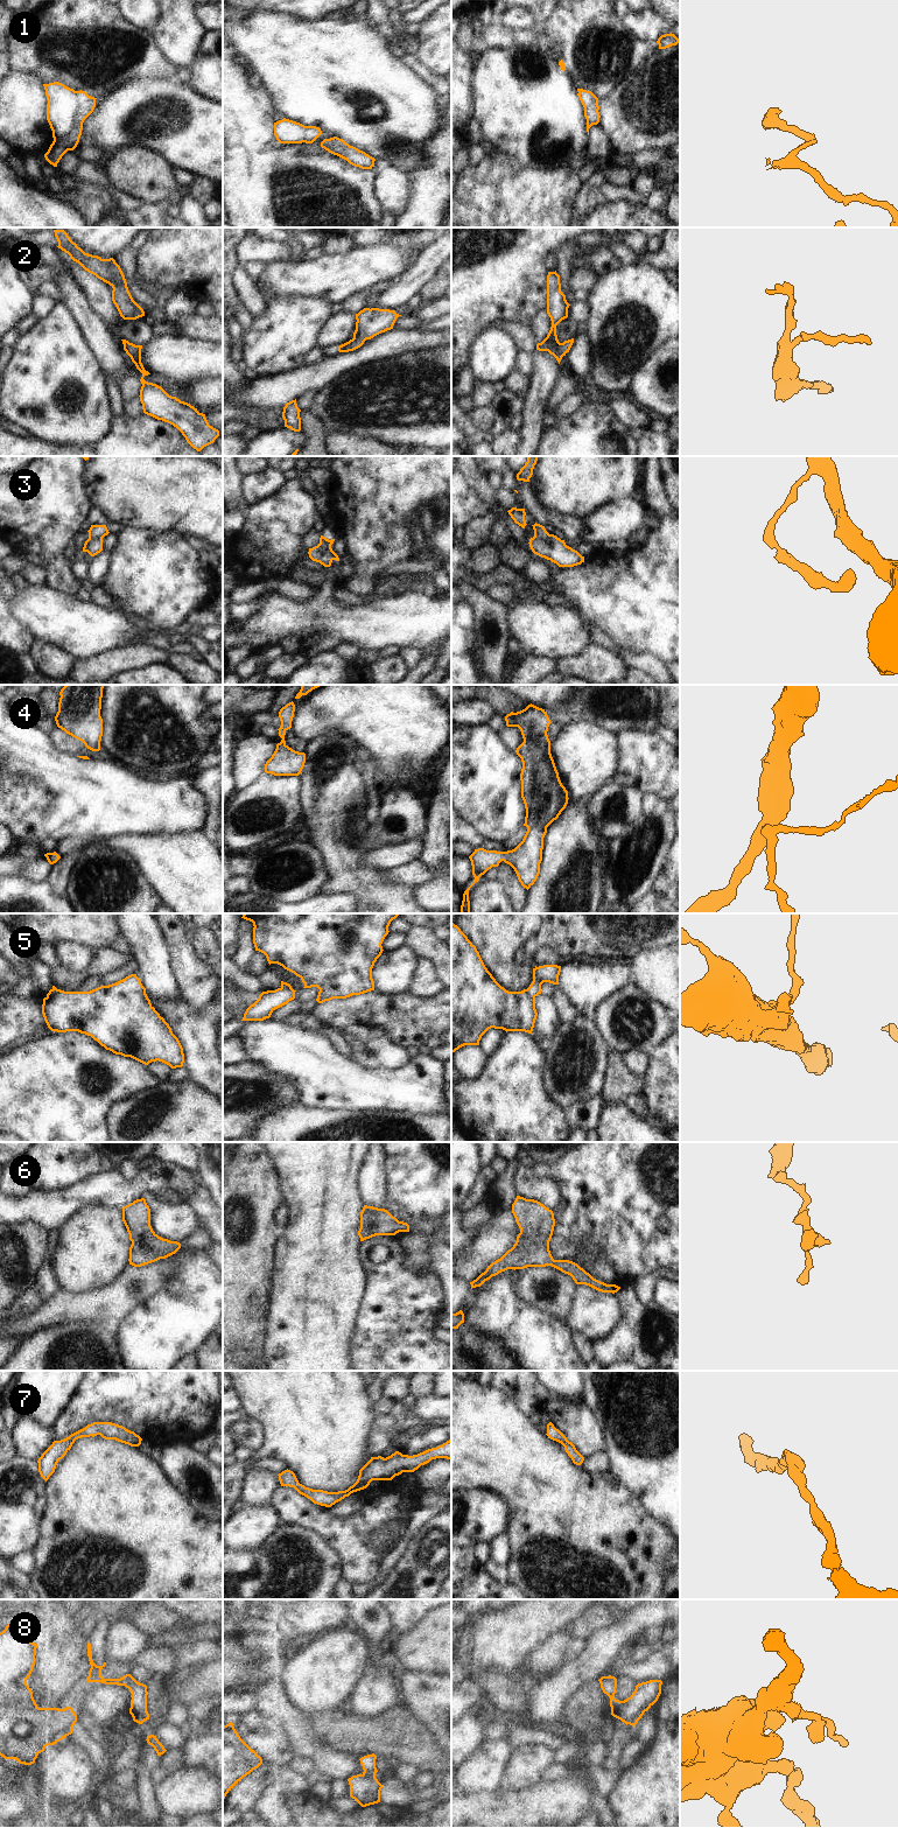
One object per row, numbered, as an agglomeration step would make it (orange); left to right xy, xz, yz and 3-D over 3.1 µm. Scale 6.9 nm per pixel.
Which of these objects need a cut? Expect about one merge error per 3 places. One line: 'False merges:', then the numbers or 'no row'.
False merges: 1, 3, 5

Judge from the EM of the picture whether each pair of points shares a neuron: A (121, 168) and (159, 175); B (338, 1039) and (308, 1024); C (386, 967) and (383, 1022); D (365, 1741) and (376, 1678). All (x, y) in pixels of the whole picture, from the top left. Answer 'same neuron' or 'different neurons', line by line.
A: same neuron
B: same neuron
C: different neurons
D: different neurons

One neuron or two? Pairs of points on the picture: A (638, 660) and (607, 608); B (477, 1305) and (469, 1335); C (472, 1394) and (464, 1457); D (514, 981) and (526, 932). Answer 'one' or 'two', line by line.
A: two
B: two
C: one
D: one

